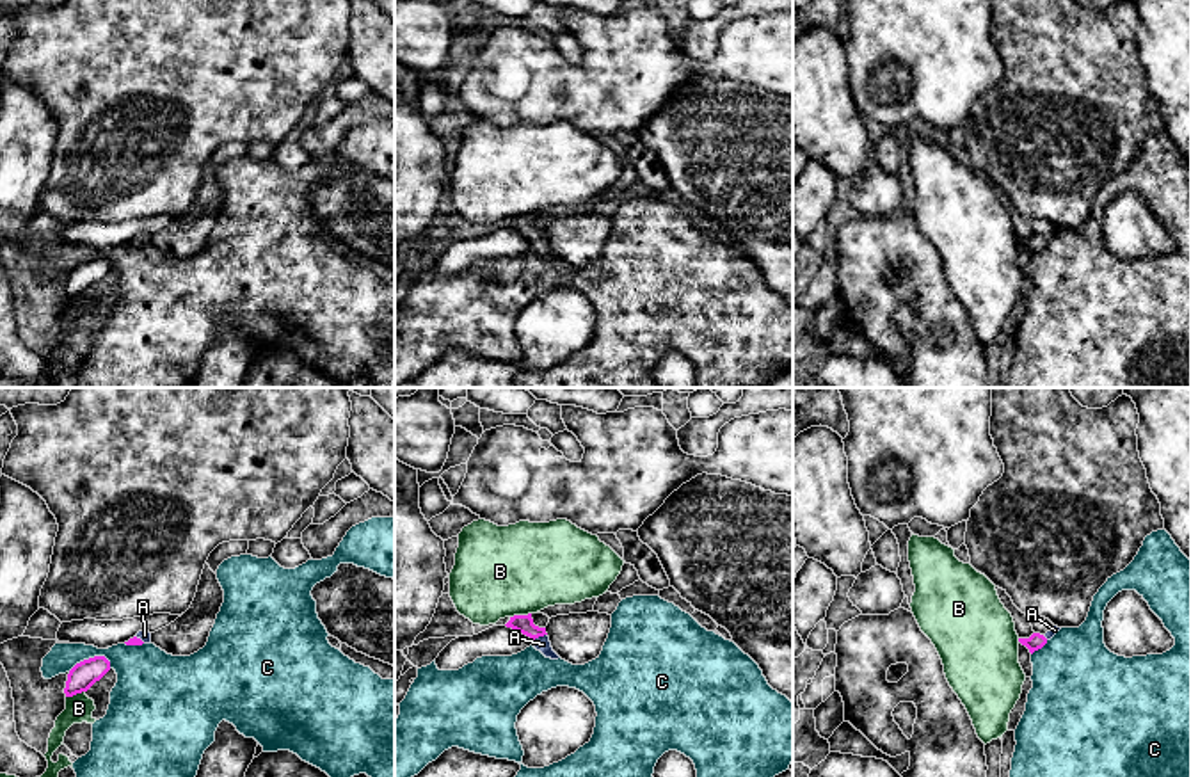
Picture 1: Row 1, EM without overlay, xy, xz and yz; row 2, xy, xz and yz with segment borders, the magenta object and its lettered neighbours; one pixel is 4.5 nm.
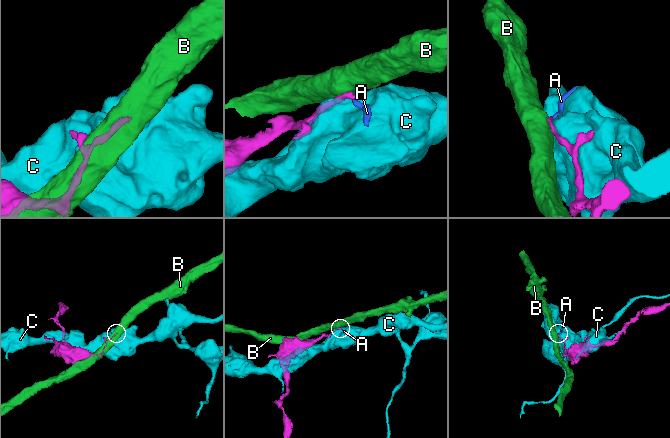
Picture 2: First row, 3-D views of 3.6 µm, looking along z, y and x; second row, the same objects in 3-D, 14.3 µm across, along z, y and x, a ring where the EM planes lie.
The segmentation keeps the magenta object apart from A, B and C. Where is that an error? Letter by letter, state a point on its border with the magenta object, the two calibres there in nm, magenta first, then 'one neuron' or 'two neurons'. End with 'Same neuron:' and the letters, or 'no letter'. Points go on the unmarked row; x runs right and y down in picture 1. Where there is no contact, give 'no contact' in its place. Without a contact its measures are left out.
A: xz (539, 237) | 80/70 nm | one neuron
B: xz (519, 217) | 80/420 nm | two neurons
C: xy (89, 260) | 120/240 nm | two neurons
Same neuron: A

